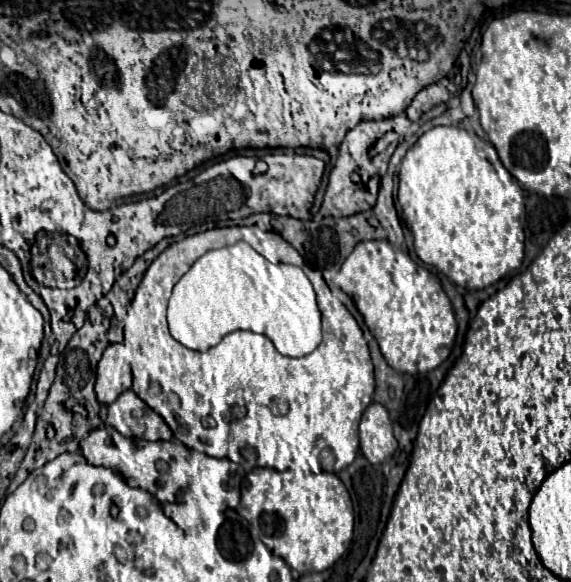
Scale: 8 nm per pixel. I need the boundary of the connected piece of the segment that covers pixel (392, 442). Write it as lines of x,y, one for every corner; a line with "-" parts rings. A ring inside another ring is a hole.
372,402
360,420
360,450
370,464
382,464
394,454
398,442
384,406

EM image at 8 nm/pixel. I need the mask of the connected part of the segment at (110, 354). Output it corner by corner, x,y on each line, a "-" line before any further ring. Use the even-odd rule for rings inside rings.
113,343
104,350
96,370
96,396
102,404
112,404
132,386
131,367
125,361
124,344

